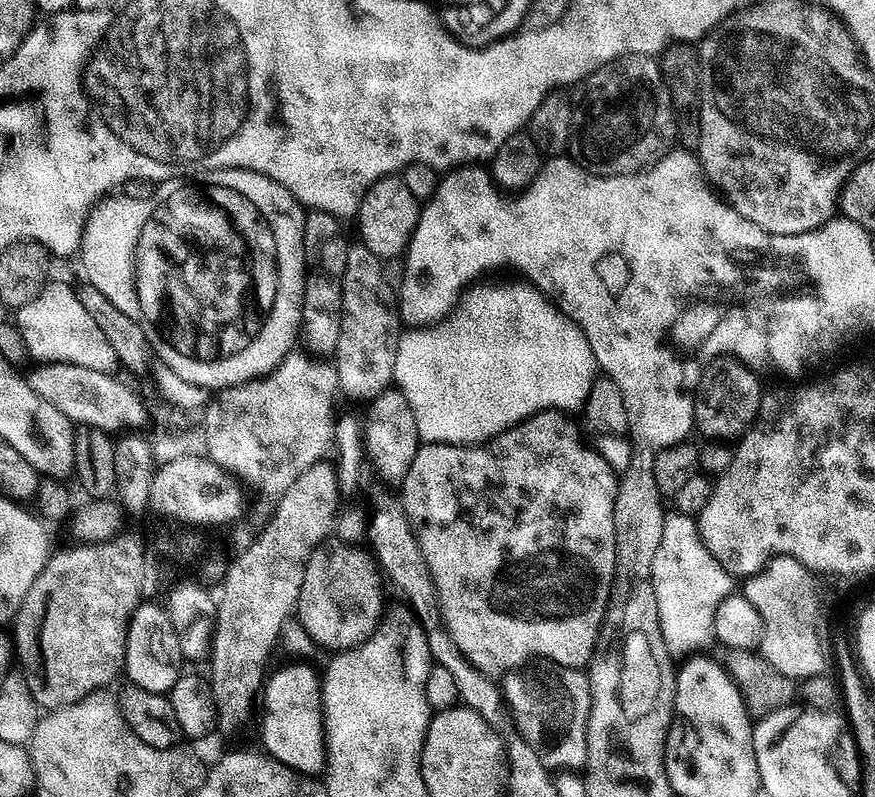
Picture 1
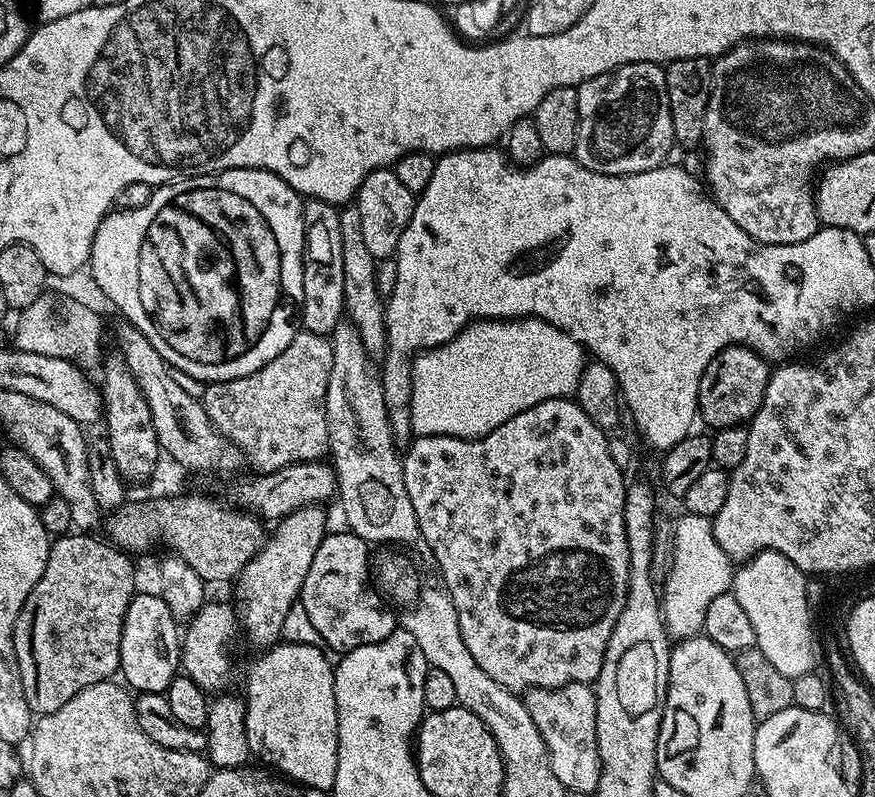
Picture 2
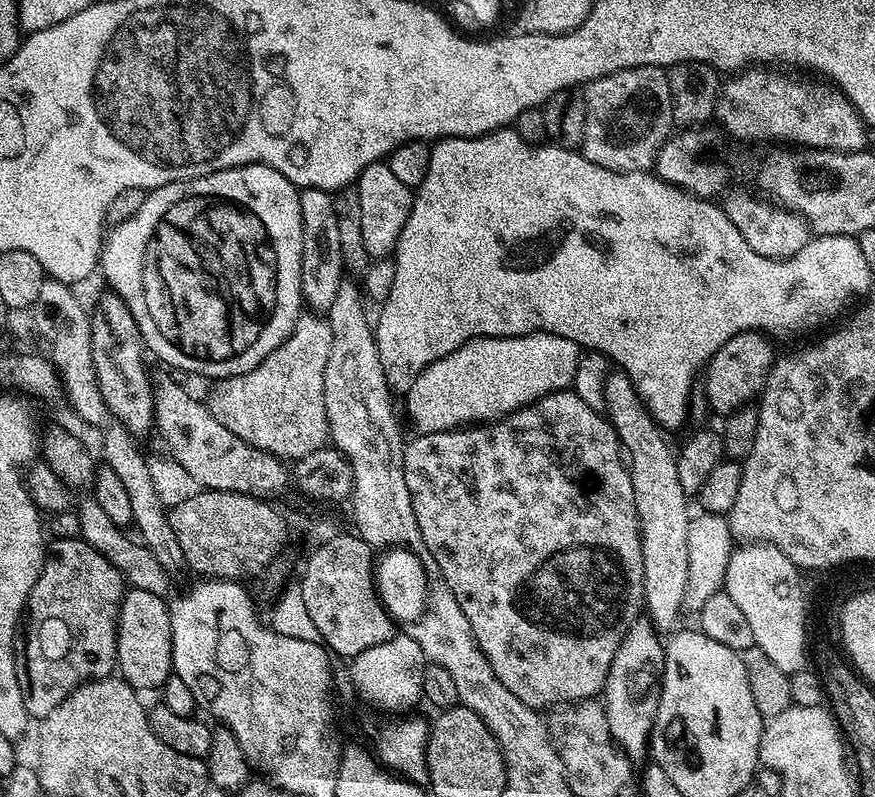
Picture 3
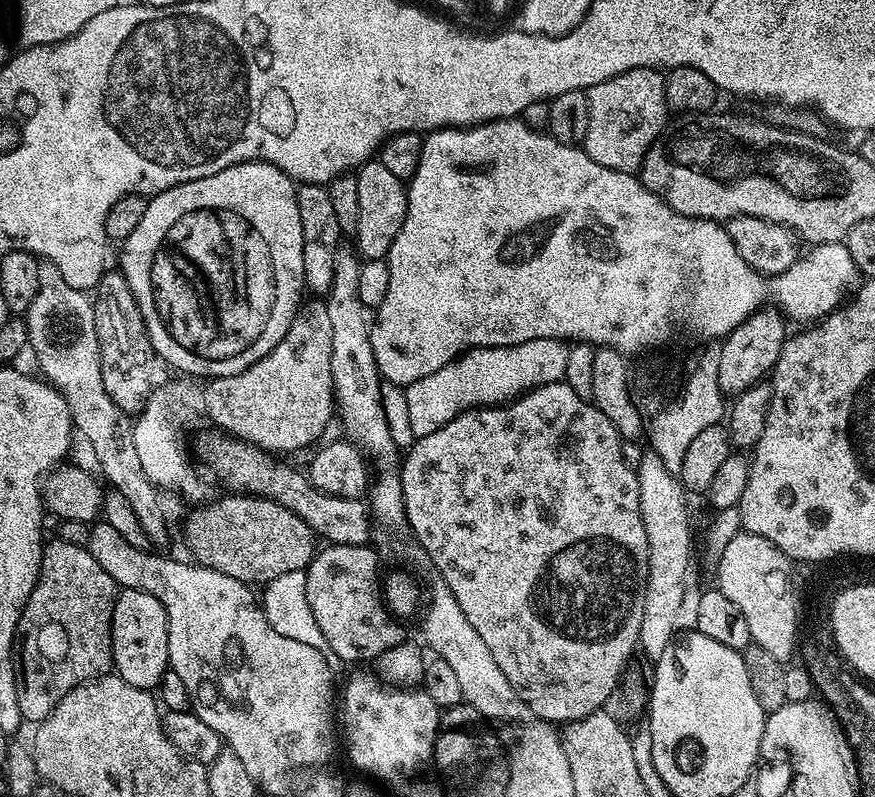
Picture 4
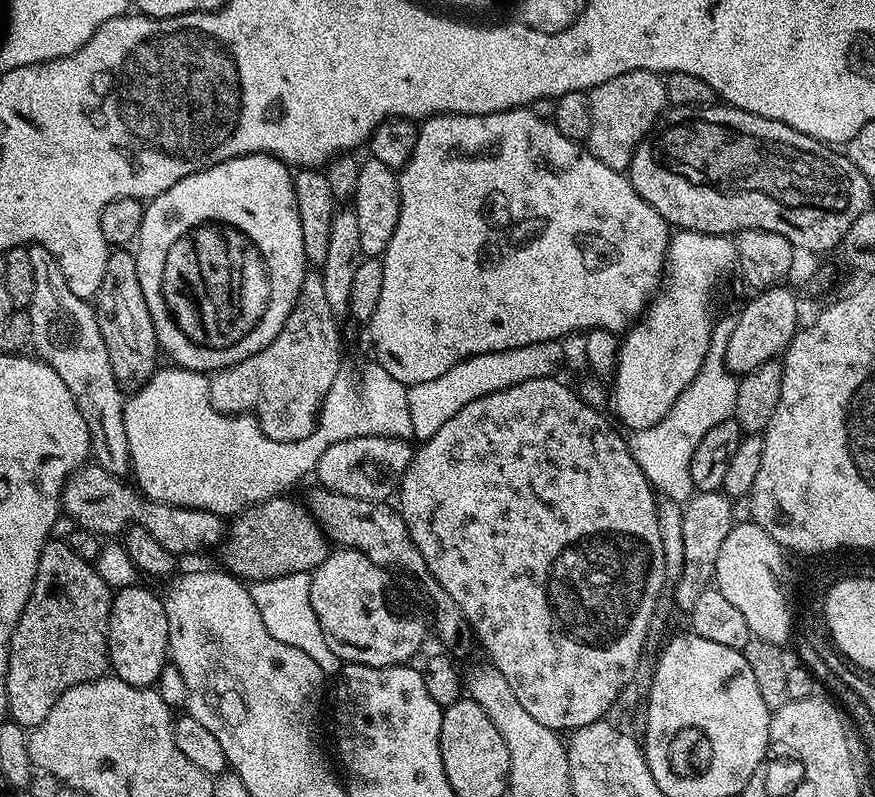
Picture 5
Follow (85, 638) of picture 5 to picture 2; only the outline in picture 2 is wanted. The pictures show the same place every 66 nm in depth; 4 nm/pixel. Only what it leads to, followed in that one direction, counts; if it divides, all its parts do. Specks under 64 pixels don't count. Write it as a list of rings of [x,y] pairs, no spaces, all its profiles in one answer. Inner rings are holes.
[[[60,534],[51,541],[48,557],[46,558],[46,570],[42,570],[42,578],[38,578],[38,582],[30,590],[30,594],[26,598],[26,602],[16,619],[16,625],[14,626],[14,650],[18,658],[18,670],[22,678],[22,690],[24,691],[26,702],[30,706],[30,710],[37,717],[54,714],[54,710],[59,710],[61,706],[66,706],[66,702],[70,702],[70,698],[74,698],[74,694],[86,690],[86,686],[94,686],[103,680],[112,680],[120,670],[122,626],[126,618],[126,610],[130,606],[132,597],[138,591],[138,585],[136,585],[136,568],[132,565],[133,557],[129,553],[113,546],[107,539],[99,538],[100,540],[95,540],[96,538],[92,534]]]

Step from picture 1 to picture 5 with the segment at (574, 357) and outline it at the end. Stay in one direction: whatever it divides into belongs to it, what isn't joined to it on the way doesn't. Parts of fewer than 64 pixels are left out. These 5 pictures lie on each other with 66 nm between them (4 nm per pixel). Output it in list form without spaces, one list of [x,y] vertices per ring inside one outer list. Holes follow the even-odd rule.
[[[556,342],[531,344],[521,348],[511,348],[505,352],[478,354],[450,366],[446,374],[433,378],[431,382],[413,384],[408,389],[410,398],[410,419],[414,425],[414,437],[417,441],[429,440],[449,418],[454,418],[466,402],[474,402],[486,394],[494,394],[503,388],[526,382],[530,378],[543,376],[555,377],[562,368],[561,345]]]

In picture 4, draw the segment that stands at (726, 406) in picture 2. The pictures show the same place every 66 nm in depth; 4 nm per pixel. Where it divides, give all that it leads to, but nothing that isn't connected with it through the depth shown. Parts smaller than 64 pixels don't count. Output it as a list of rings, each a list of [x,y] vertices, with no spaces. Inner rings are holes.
[[[761,310],[750,314],[746,322],[723,337],[718,358],[718,386],[722,391],[735,398],[738,393],[750,390],[750,386],[761,383],[778,362],[778,354],[782,354],[782,346],[790,332],[787,326],[785,317],[779,311]]]

